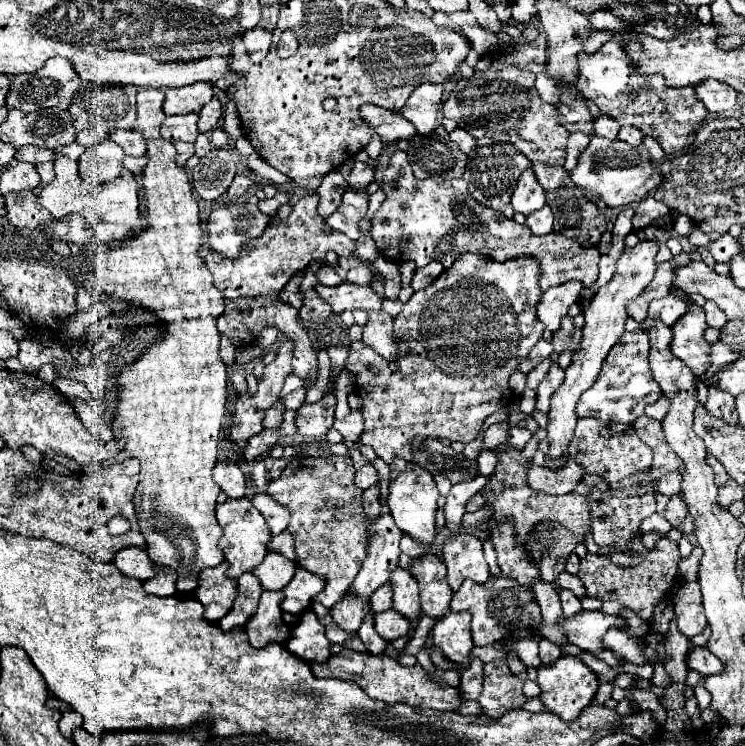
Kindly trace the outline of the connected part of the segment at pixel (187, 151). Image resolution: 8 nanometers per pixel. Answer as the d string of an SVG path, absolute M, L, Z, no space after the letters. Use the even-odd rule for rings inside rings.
M174 141L174 147L176 147L176 163L180 163L180 167L184 167L186 159L194 155L194 145L184 143L184 141Z

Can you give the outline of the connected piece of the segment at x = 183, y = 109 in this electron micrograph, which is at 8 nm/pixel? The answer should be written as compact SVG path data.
M194 83L188 87L166 89L164 113L166 115L198 113L212 97L214 97L214 87L210 83Z

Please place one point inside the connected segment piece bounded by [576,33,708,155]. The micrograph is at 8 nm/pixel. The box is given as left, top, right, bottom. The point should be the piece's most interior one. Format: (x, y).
(672, 116)

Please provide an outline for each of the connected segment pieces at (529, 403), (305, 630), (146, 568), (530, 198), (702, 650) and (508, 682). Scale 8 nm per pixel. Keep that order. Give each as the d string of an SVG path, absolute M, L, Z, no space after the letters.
M524 389L524 393L522 393L522 397L520 397L520 409L522 409L522 413L526 415L526 417L532 417L532 413L534 413L534 409L536 409L536 391L532 391L532 389Z
M306 609L300 621L292 625L292 637L286 643L286 649L306 663L326 663L330 657L330 643L326 639L324 625L312 609Z
M128 547L116 553L114 557L114 565L128 577L140 579L140 581L148 581L154 575L152 569L152 561L148 559L144 549L138 547Z
M526 169L520 179L518 179L518 185L514 189L514 195L512 195L512 207L516 213L522 213L522 215L530 215L534 211L538 211L540 207L546 205L546 195L544 195L544 189L540 187L540 183L536 181L534 177L534 171L532 169Z
M692 647L686 655L688 659L688 667L702 673L702 675L712 675L712 673L720 673L724 669L722 661L712 655L706 647Z
M496 659L484 665L484 691L480 695L484 715L500 719L504 711L522 709L526 695L522 693L522 681L512 675L504 659Z

